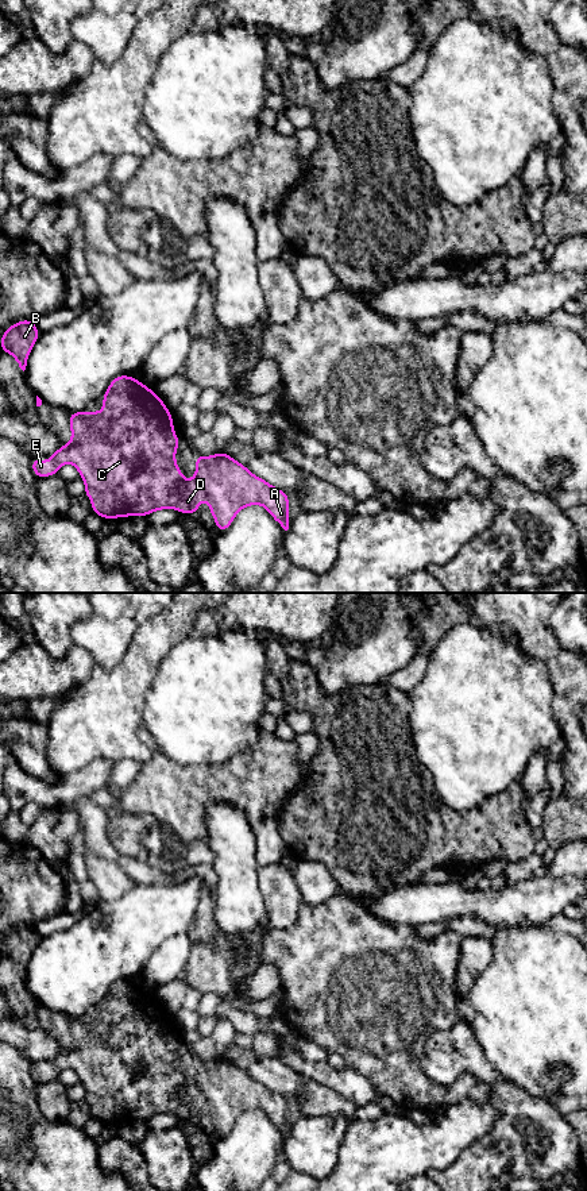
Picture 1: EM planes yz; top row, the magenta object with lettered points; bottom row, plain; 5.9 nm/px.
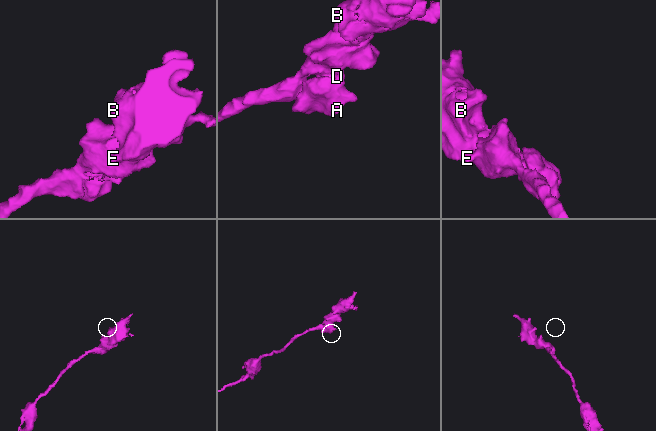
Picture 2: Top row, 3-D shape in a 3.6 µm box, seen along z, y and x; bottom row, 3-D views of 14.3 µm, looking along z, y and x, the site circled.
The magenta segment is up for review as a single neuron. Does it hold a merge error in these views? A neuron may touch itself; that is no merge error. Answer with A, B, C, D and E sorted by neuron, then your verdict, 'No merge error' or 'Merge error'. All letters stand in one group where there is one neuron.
Groups: A B C D E. No merge error

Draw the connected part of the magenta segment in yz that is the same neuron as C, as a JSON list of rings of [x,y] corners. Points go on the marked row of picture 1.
[[[119,375],[111,381],[101,398],[101,412],[69,413],[72,442],[50,455],[47,465],[40,458],[31,459],[36,478],[58,474],[65,463],[74,465],[85,482],[85,496],[92,500],[92,512],[104,520],[147,517],[154,510],[169,508],[193,516],[205,497],[220,532],[225,532],[235,516],[248,505],[263,505],[285,531],[289,529],[290,496],[254,475],[224,451],[211,456],[196,455],[196,475],[190,481],[184,479],[175,460],[181,439],[174,435],[171,411],[139,379]]]

